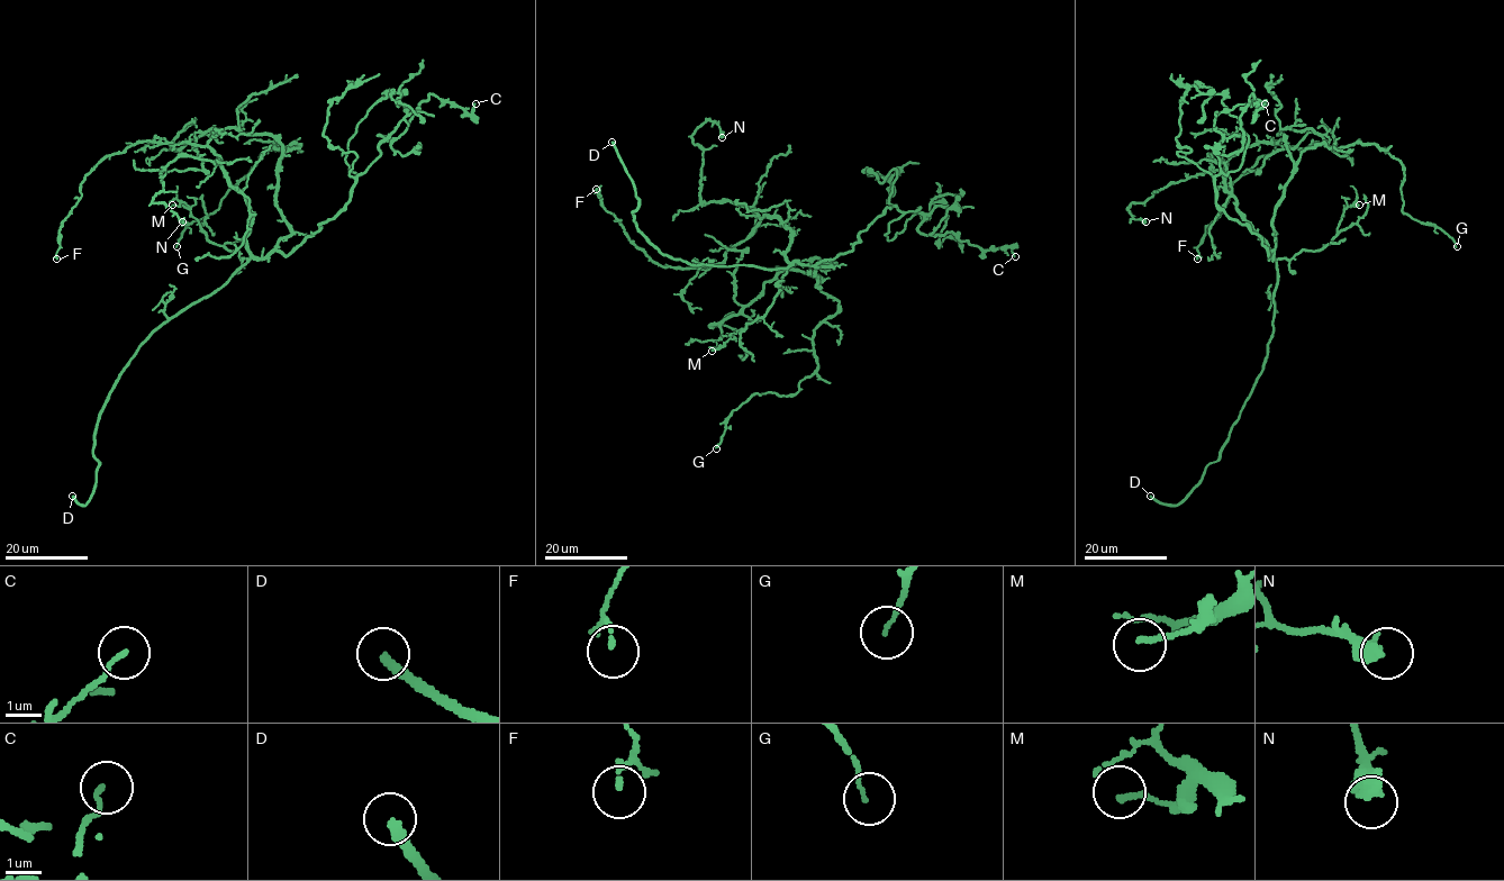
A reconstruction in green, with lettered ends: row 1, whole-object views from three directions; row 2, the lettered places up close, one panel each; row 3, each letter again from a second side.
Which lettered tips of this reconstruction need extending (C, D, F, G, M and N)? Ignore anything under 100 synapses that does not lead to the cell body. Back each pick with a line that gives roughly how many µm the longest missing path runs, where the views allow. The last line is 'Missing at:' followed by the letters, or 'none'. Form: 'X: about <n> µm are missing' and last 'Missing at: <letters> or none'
D: about 25 µm are missing
Missing at: D

